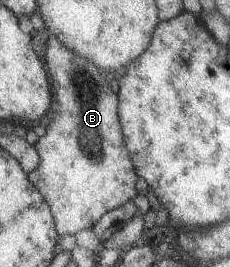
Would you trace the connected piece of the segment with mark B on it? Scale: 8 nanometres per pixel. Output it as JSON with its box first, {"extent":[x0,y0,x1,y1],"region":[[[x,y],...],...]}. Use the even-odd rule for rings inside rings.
{"extent":[27,35,138,236],"region":[[[53,35],[47,44],[45,62],[53,80],[57,115],[47,124],[46,134],[41,136],[34,146],[39,154],[40,164],[27,176],[49,204],[58,236],[75,235],[81,230],[92,228],[105,212],[118,208],[127,200],[134,200],[138,194],[138,177],[125,144],[123,128],[119,121],[118,94],[111,88],[109,75],[91,60],[69,50]]]}

